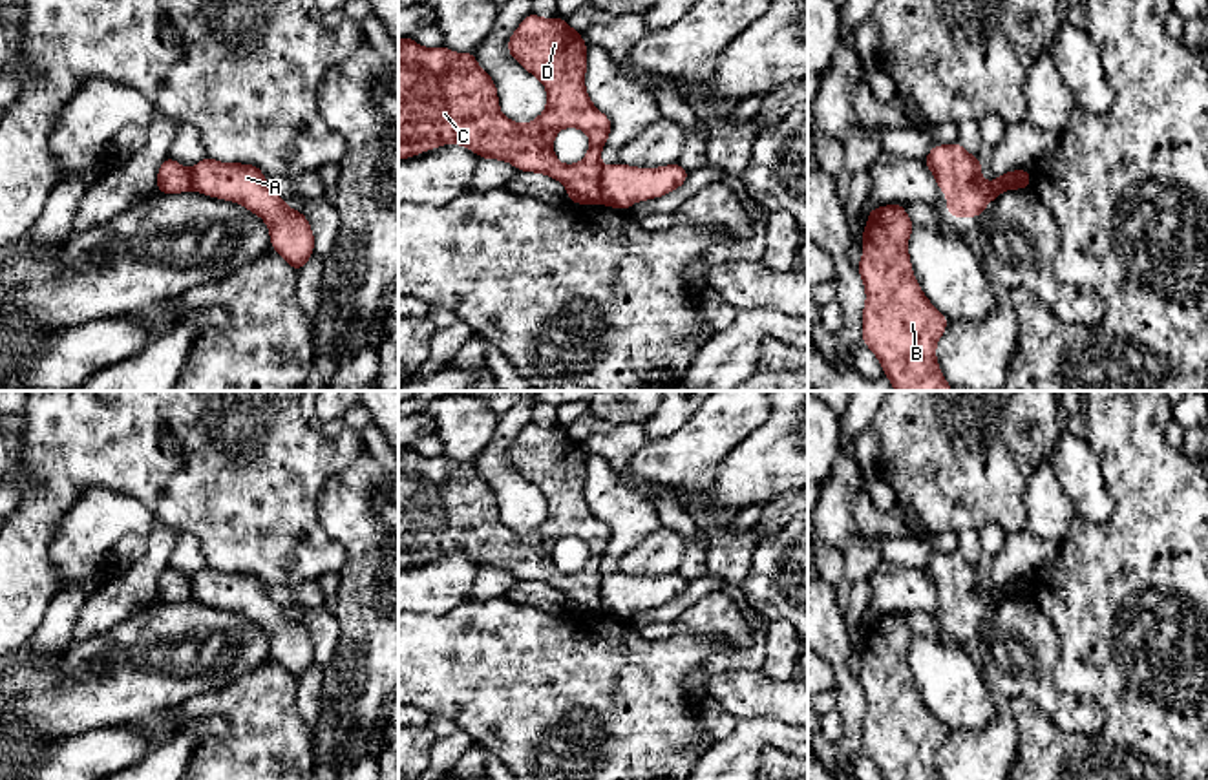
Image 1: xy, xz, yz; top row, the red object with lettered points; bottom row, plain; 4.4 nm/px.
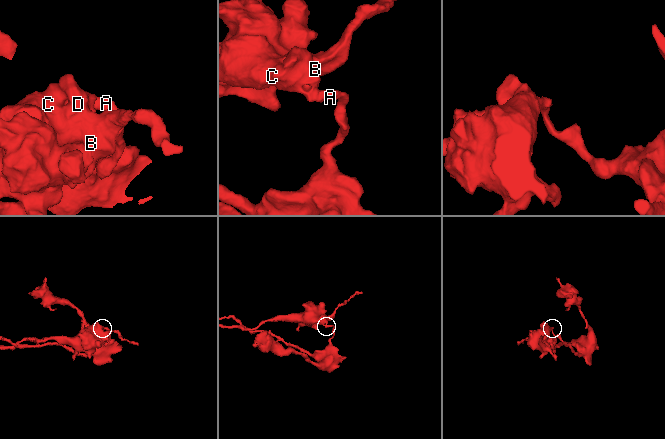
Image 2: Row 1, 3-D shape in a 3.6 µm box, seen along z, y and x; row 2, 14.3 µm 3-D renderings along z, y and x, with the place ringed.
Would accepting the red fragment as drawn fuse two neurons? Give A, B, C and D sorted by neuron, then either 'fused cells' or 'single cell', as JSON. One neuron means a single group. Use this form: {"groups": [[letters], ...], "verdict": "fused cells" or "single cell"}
{"groups": [["A"], ["B", "C", "D"]], "verdict": "fused cells"}

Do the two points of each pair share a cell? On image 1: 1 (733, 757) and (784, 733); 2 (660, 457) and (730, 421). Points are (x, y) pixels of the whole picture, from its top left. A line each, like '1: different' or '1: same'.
1: same
2: same

